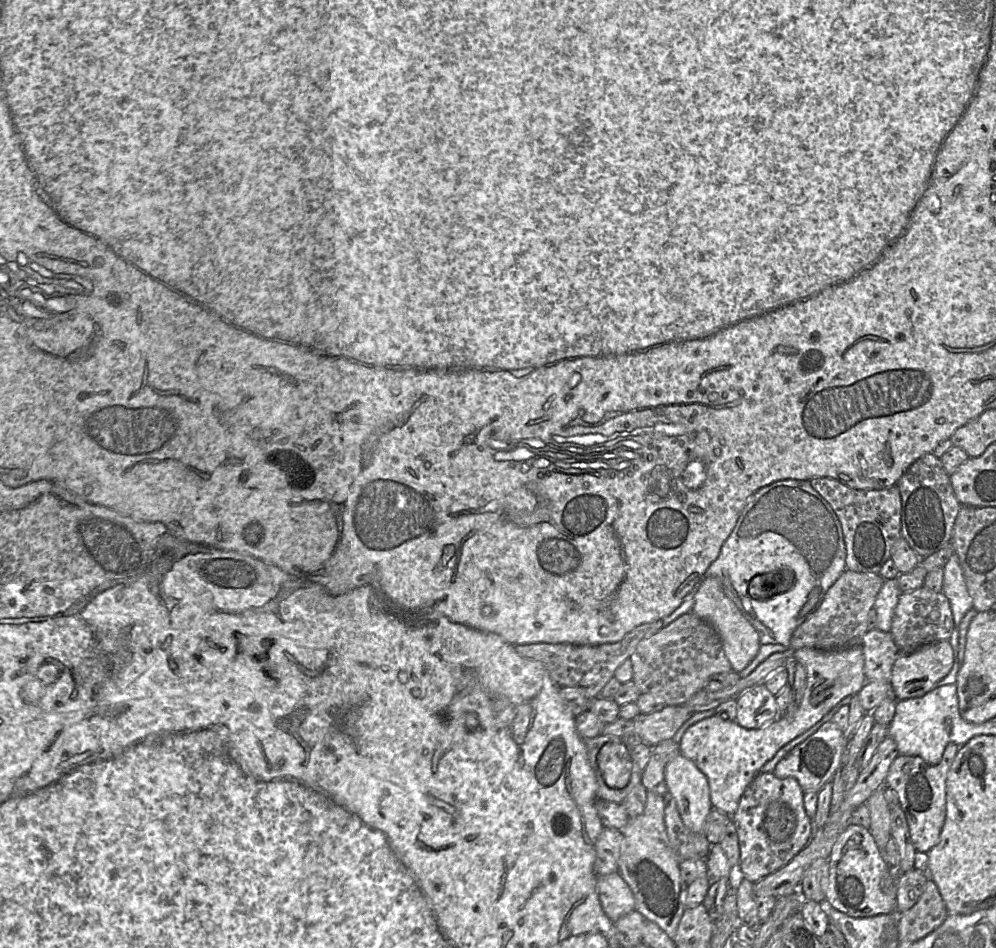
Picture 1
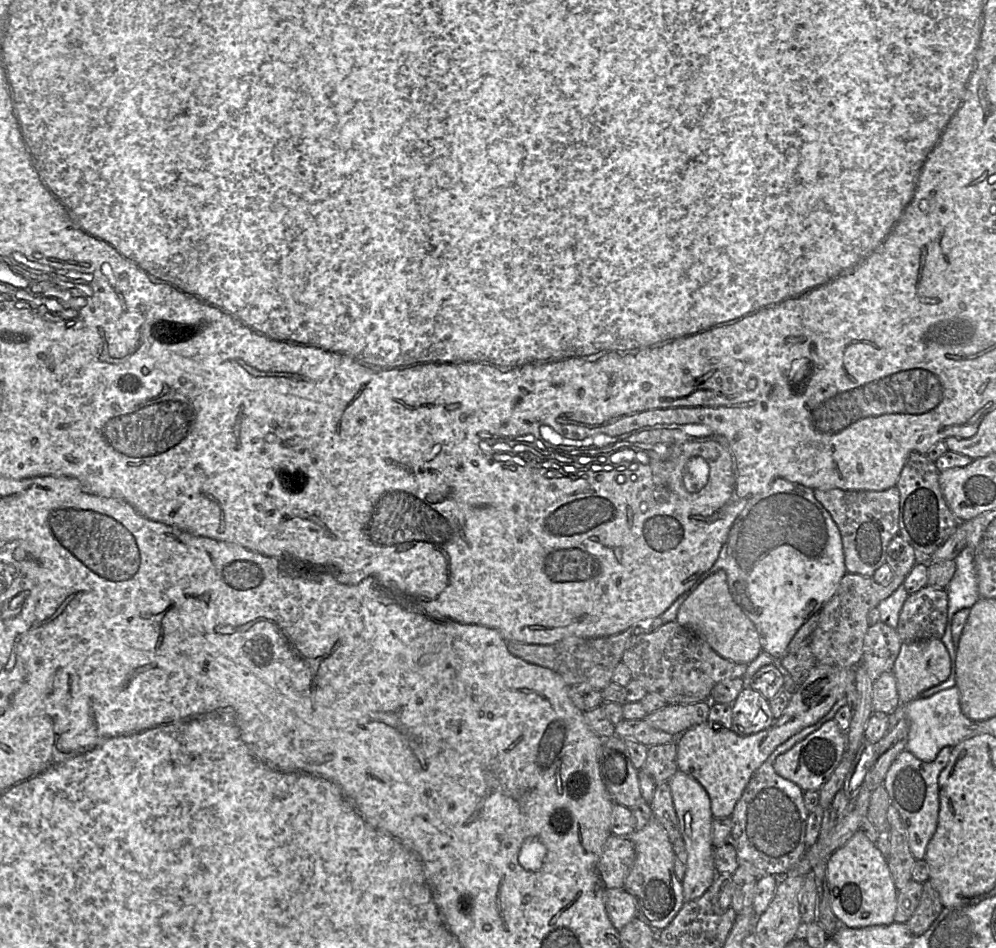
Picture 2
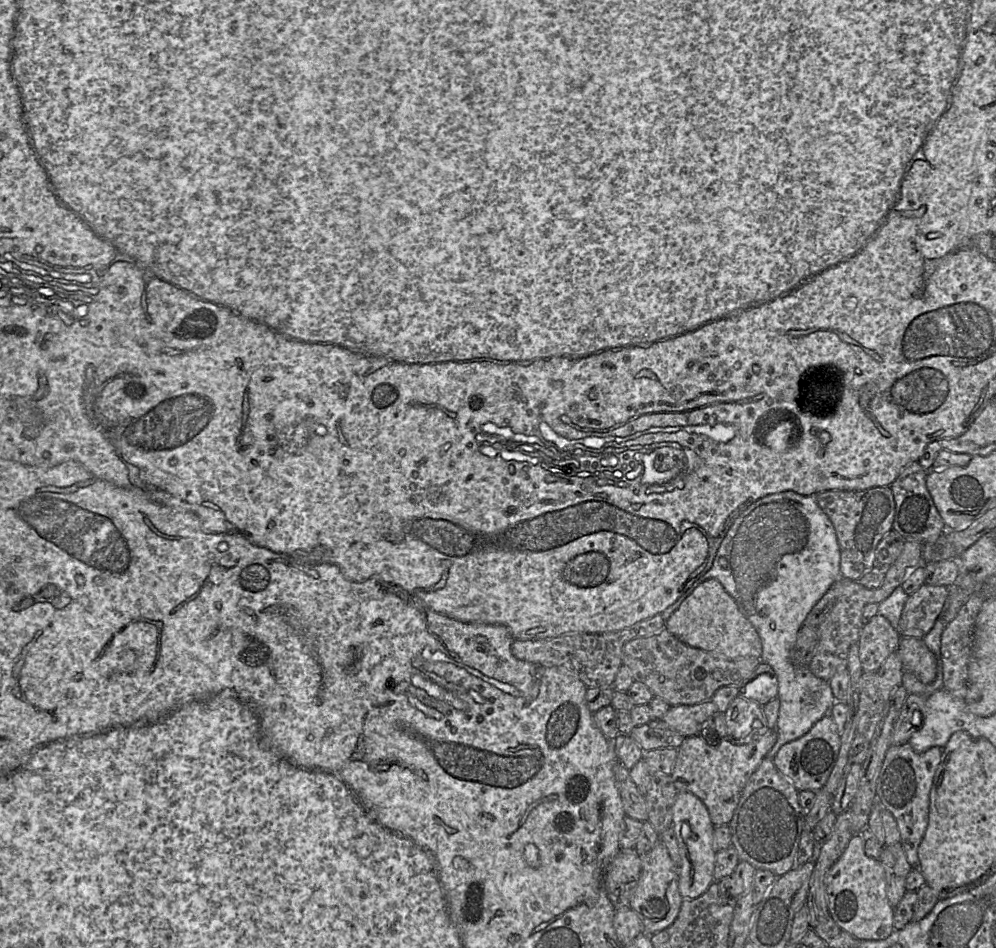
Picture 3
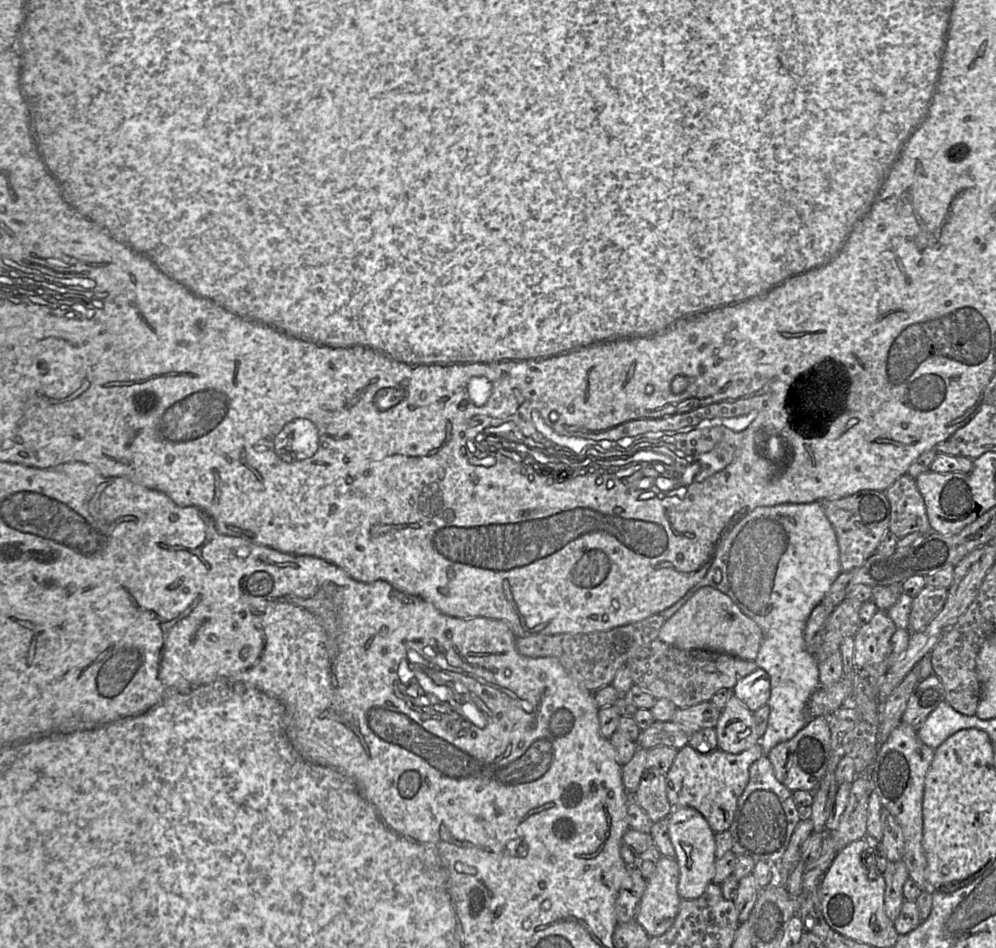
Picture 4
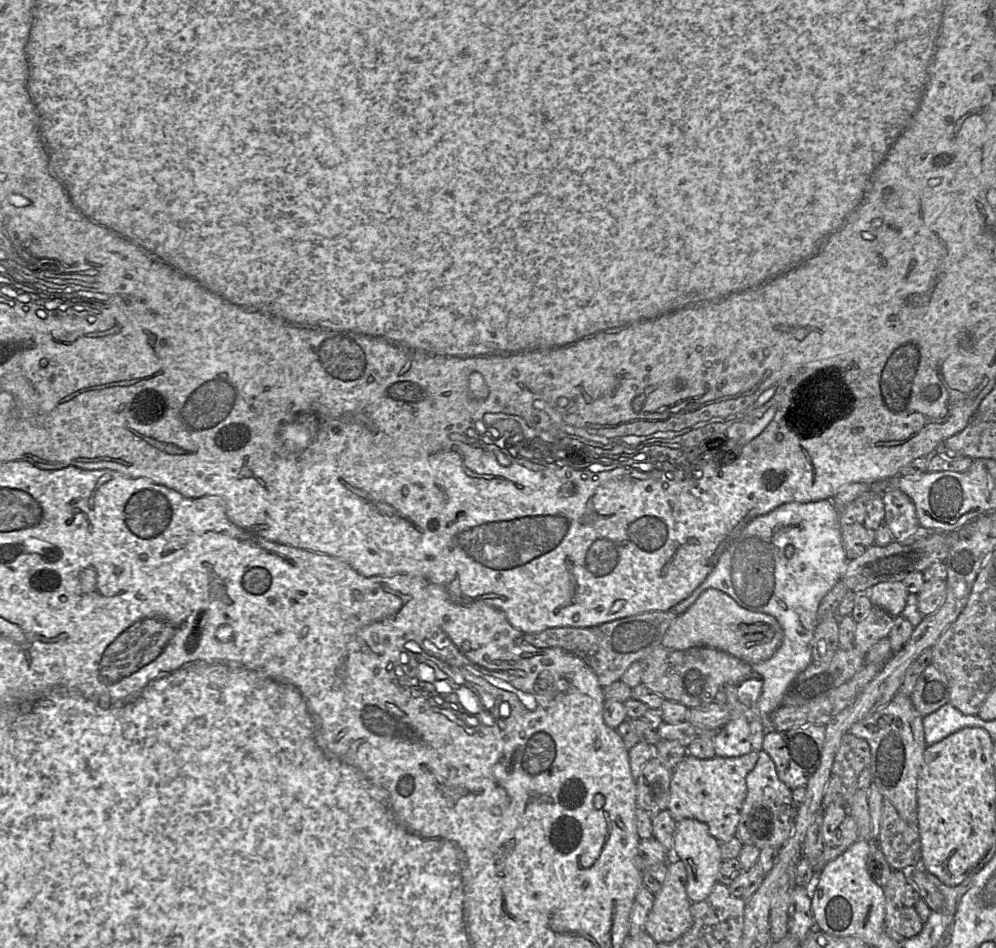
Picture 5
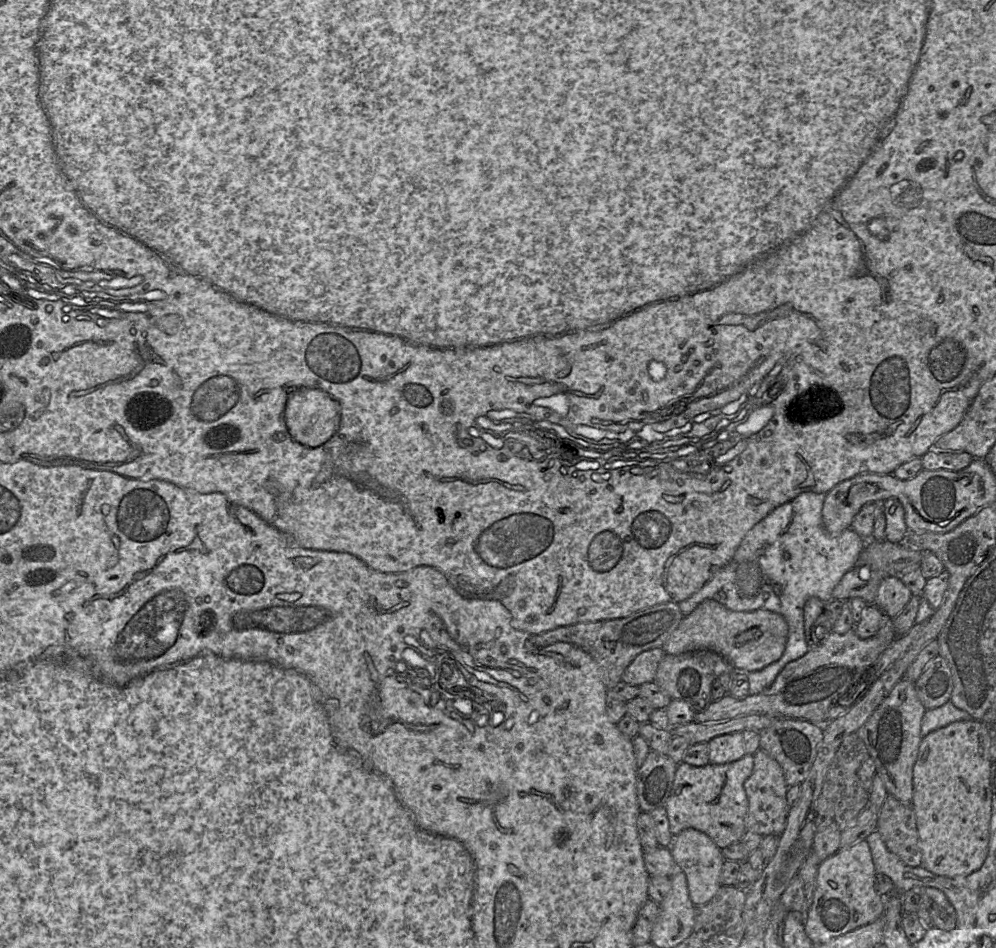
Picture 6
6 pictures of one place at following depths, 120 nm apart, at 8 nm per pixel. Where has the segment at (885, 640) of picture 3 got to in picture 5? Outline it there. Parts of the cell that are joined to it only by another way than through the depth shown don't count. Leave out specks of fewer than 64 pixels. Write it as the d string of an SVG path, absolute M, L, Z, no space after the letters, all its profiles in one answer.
M873 606L868 615L856 625L855 648L867 654L874 644L889 636L894 618L885 610Z

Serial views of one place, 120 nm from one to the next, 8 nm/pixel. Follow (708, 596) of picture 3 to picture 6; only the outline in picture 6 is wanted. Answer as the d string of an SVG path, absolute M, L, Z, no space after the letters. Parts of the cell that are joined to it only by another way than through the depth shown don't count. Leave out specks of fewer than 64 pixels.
M708 599L683 617L661 648L671 655L710 650L724 657L735 670L749 673L762 670L781 658L787 644L788 632L786 620L778 613L769 610L736 612Z

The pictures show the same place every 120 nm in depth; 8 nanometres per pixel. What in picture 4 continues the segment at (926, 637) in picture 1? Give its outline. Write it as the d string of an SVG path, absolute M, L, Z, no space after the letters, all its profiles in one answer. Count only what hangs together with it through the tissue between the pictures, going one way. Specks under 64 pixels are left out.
M926 585L921 592L913 598L909 616L908 628L910 636L921 631L942 610L948 589Z

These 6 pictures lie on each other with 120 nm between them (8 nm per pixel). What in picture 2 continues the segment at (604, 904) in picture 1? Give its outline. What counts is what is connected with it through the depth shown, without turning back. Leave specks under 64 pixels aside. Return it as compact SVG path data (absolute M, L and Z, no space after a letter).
M624 888L605 889L604 903L608 917L617 931L637 917L636 902Z

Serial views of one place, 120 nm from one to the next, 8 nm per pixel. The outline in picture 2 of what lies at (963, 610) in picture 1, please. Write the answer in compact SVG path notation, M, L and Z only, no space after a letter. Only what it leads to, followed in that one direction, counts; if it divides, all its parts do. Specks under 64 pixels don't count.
M966 546L956 557L956 571L948 584L947 623L952 624L956 612L971 608L979 599L977 575L972 548Z

